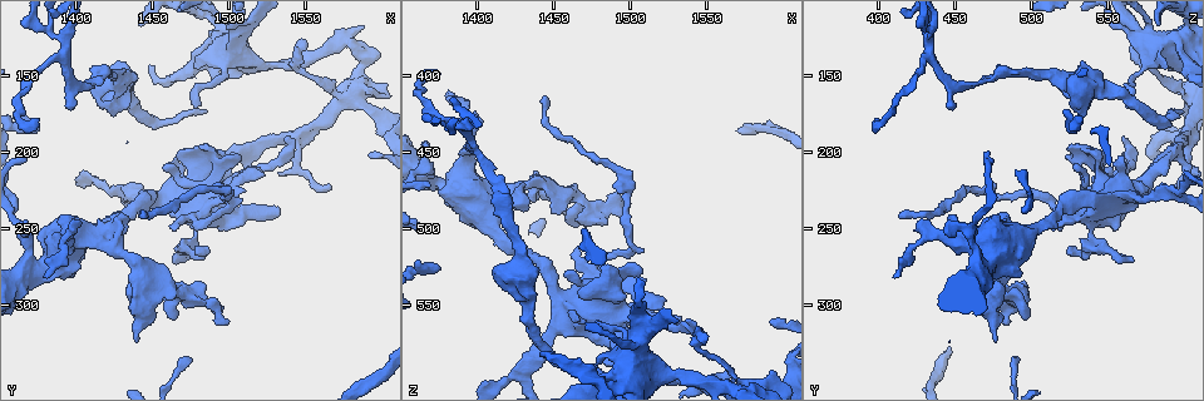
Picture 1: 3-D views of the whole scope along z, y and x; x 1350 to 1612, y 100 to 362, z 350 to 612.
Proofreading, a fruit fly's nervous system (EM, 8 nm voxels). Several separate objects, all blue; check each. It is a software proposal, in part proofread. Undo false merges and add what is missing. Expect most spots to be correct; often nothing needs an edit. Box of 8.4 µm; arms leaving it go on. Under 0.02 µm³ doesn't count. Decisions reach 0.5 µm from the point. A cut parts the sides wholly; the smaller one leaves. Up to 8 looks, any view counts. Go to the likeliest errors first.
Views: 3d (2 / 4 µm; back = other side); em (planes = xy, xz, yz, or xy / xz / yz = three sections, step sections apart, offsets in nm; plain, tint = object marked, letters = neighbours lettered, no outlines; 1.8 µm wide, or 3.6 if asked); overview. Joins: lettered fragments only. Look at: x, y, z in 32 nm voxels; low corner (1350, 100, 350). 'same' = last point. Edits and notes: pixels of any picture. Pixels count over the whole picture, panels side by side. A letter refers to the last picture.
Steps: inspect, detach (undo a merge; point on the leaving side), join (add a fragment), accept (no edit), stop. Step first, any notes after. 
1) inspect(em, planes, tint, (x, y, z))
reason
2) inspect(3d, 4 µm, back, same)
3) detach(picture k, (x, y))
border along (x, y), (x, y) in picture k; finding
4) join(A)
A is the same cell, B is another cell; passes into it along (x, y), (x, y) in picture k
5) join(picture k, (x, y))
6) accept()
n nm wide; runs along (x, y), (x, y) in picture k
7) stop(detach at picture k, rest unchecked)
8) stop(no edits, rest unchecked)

inspect(em, 3.6 µm, planes, letters, (1406, 254, 480))
calibre changes

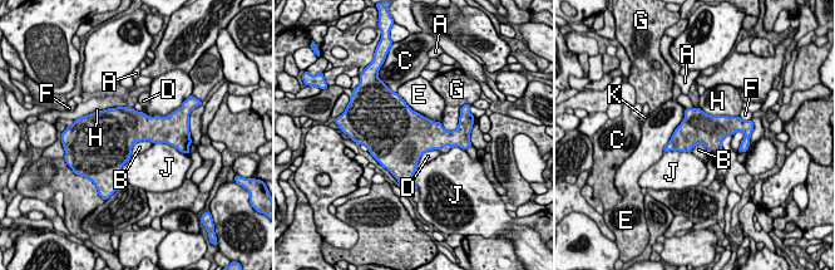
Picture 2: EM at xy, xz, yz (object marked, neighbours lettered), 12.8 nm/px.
accept()
E touches over 700 nm; A, B, C, D, E, F, G, H, J and K are other cells; border along (153, 143), (138, 141), (131, 155) in picture 2; continuous, no second cell

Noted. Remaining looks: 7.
inspect(3d, 2 µm, (1428, 150, 534))
a fork

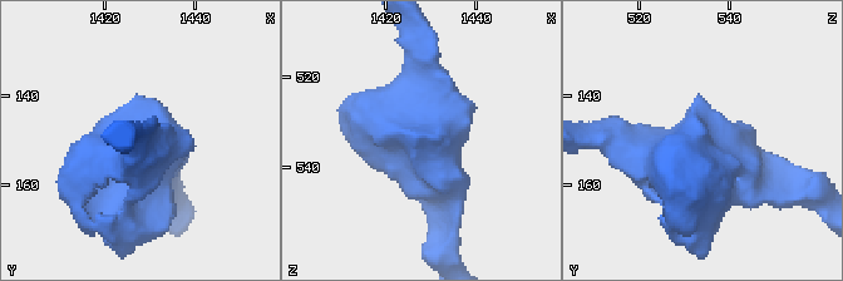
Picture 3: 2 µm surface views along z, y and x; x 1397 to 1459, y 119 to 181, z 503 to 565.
inspect(em, 3.6 µm, xz, step 4, tint, (1430, 152, 535))
need the tissue

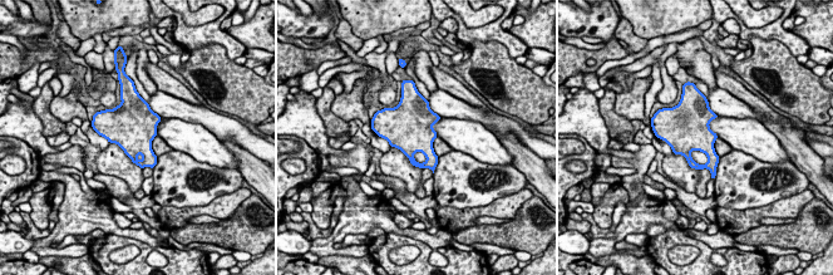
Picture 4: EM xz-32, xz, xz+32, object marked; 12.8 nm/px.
inspect(em, 3.6 µm, xz, step 4, letters, same)
what lies round it

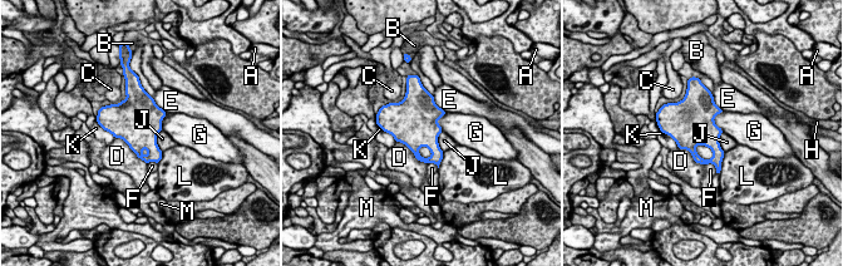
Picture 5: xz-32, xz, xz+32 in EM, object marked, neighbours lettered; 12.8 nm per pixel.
accept()
500 nm wide; A, B, C, D, E, F, G, H, J, K, L and M are other cells; border along (724, 111), (714, 118), (721, 131) in picture 5; continuous, no second cell

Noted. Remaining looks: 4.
inspect(3d, 4 µm, (1524, 216, 548))

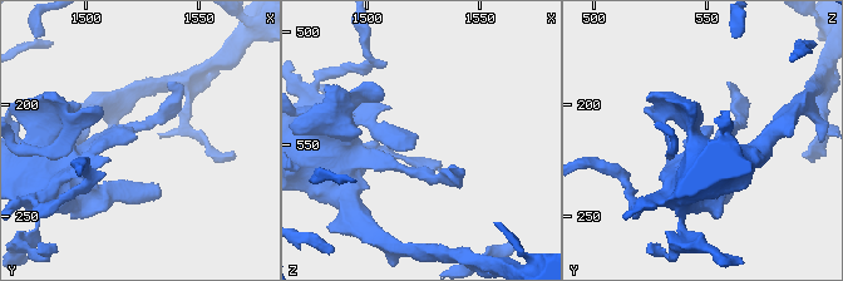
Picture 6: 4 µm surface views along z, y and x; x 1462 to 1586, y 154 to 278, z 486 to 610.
inspect(em, xy, step 16, letters, (1524, 215, 548))
need the tissue

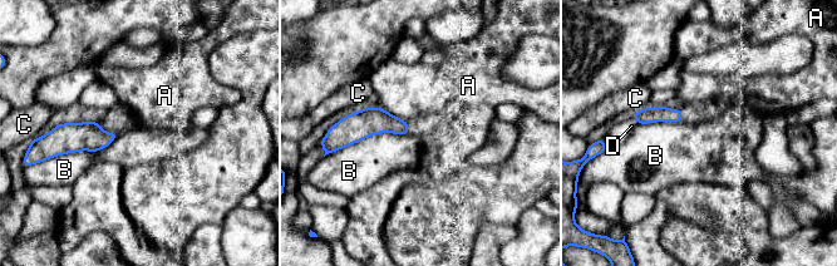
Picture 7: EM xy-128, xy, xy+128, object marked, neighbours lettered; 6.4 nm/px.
accept()
A, B, C and D are other cells; border along (408, 133), (374, 133), (335, 152) in picture 7; none of them fits

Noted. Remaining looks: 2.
inspect(em, planes, letters, (1444, 244, 412))
tapers out

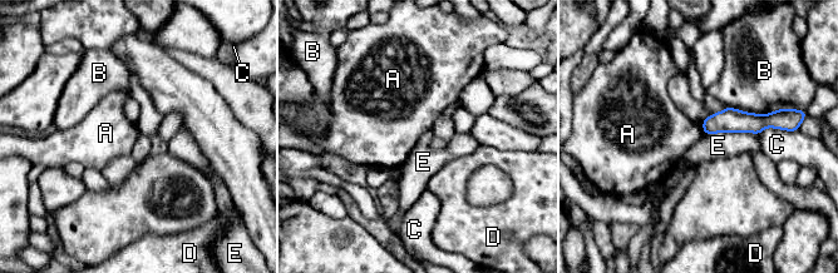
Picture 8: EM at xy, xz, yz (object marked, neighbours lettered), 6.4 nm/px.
accept()
A, B, C, D and E are other cells; runs along (772, 120), (719, 122), (705, 127) in picture 8; none of them fits

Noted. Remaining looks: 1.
stop(no edits, rest unchecked)

